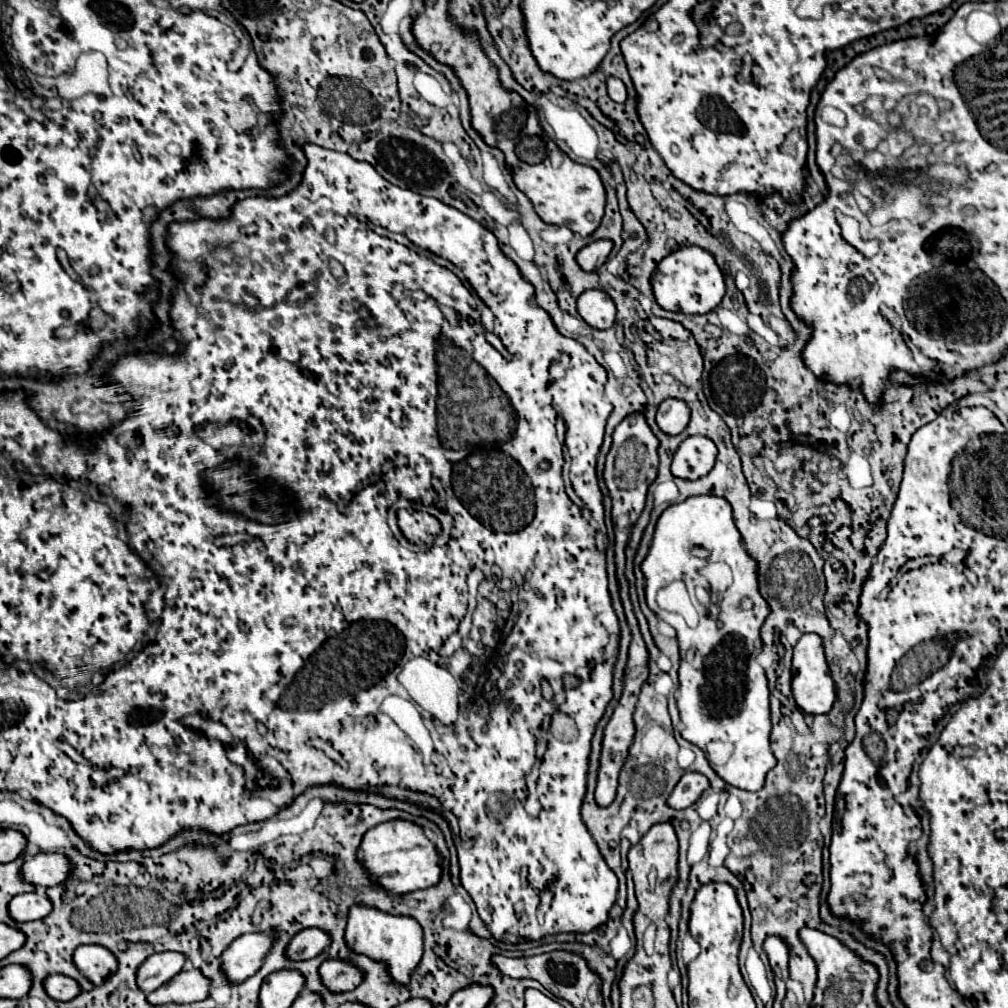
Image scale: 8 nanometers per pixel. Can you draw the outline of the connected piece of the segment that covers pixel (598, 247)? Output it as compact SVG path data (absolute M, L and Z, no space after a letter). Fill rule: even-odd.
M595 240L591 244L587 244L579 254L577 254L577 262L583 270L591 272L591 270L597 270L599 266L605 264L609 252L613 248L613 242L611 240Z

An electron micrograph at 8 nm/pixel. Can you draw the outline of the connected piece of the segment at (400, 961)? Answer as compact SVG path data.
M353 904L349 908L345 940L347 946L353 948L355 952L367 954L375 960L383 960L389 966L389 974L399 984L409 982L409 974L415 970L415 966L423 956L423 930L415 918L385 914L383 910L367 904Z

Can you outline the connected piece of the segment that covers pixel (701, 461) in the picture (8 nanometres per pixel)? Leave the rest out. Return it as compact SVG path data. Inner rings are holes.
M693 436L685 438L677 448L671 464L671 472L679 478L699 478L705 476L717 458L717 446L711 438Z

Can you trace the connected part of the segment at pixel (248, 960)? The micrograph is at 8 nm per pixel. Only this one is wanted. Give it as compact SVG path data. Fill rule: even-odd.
M243 934L237 938L221 956L223 970L231 982L243 982L253 976L261 966L265 956L269 954L273 942L277 942L277 934Z

